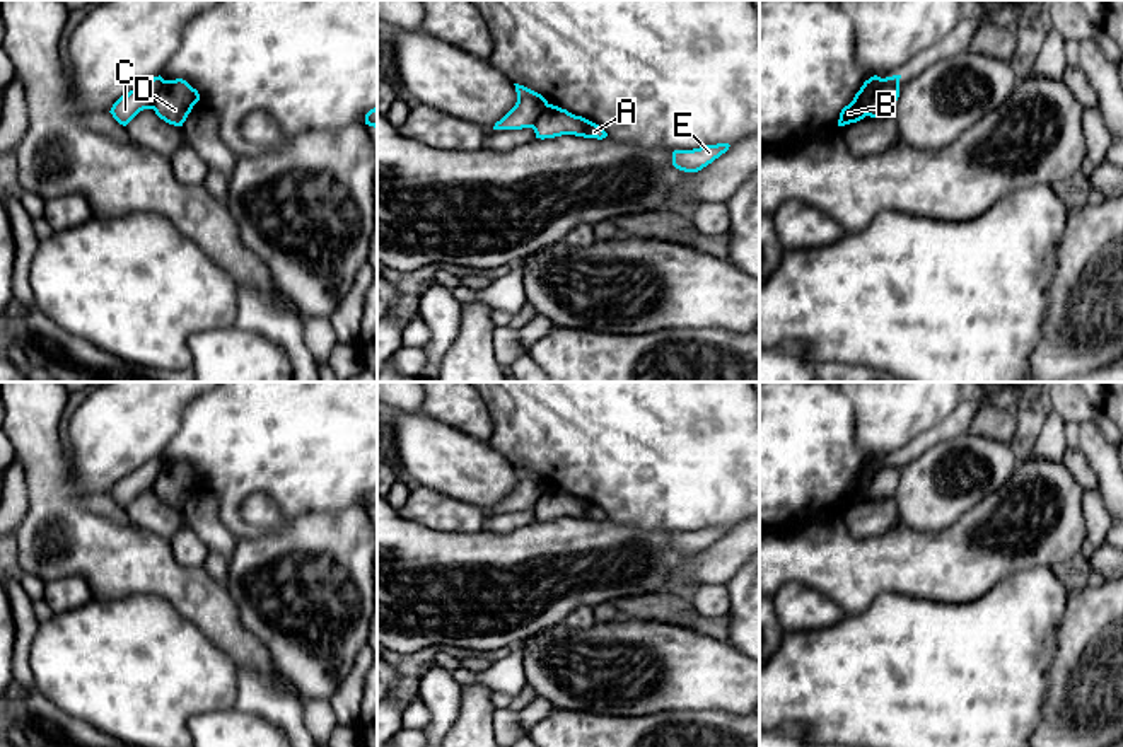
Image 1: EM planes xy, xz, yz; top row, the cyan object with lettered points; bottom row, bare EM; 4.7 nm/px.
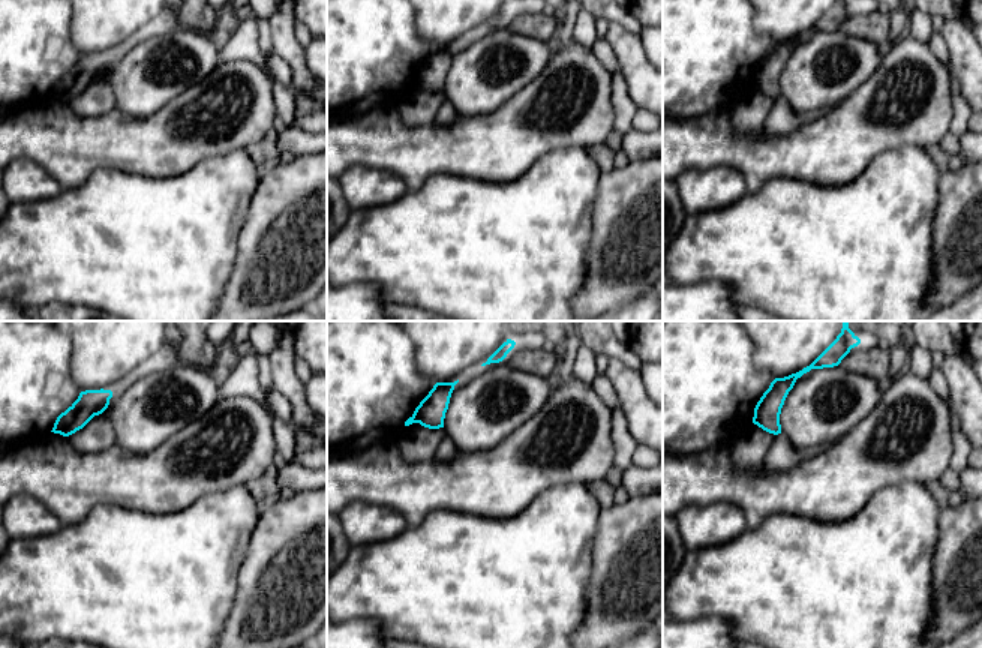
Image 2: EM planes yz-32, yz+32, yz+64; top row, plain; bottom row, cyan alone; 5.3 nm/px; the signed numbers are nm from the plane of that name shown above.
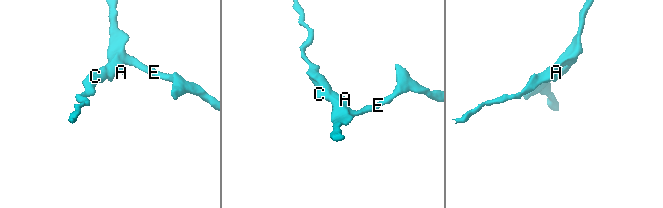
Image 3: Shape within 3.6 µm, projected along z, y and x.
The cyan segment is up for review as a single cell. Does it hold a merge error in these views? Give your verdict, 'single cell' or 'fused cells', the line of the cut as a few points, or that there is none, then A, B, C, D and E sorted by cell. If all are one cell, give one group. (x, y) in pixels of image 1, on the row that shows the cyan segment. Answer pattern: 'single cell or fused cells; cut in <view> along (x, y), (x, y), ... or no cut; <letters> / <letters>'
fused cells; cut in yz along (883, 79), (866, 115); A D E / B C

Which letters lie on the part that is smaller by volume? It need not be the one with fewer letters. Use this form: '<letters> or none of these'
B, C

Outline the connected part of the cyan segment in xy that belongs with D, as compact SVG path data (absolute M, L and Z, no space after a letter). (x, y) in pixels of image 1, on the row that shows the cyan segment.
M164 80L154 102L155 114L169 124L183 126L200 94L186 80Z

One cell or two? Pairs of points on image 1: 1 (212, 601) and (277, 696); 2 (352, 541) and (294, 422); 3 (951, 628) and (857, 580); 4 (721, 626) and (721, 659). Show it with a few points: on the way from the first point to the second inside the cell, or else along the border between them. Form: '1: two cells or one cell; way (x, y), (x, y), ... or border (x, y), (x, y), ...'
1: two cells; border (236, 662), (272, 674), (294, 693)
2: two cells; border (359, 507), (299, 517)
3: two cells; border (922, 597), (881, 592), (862, 611), (849, 614)
4: two cells; border (692, 628), (726, 642)

